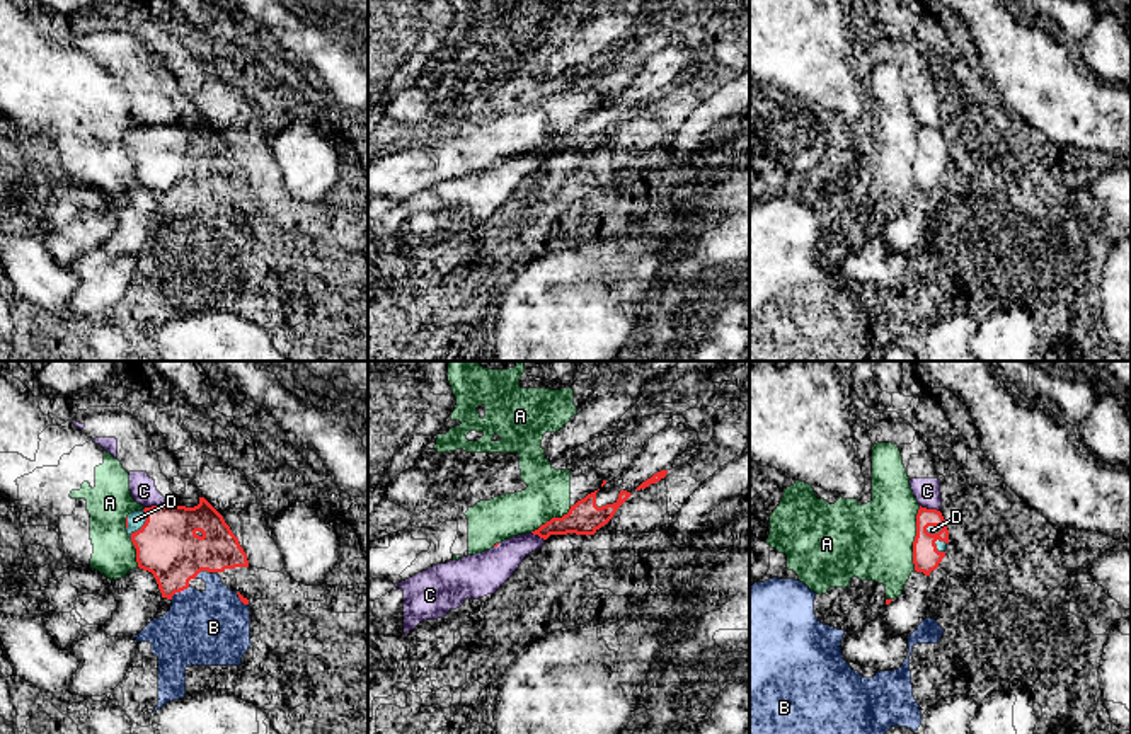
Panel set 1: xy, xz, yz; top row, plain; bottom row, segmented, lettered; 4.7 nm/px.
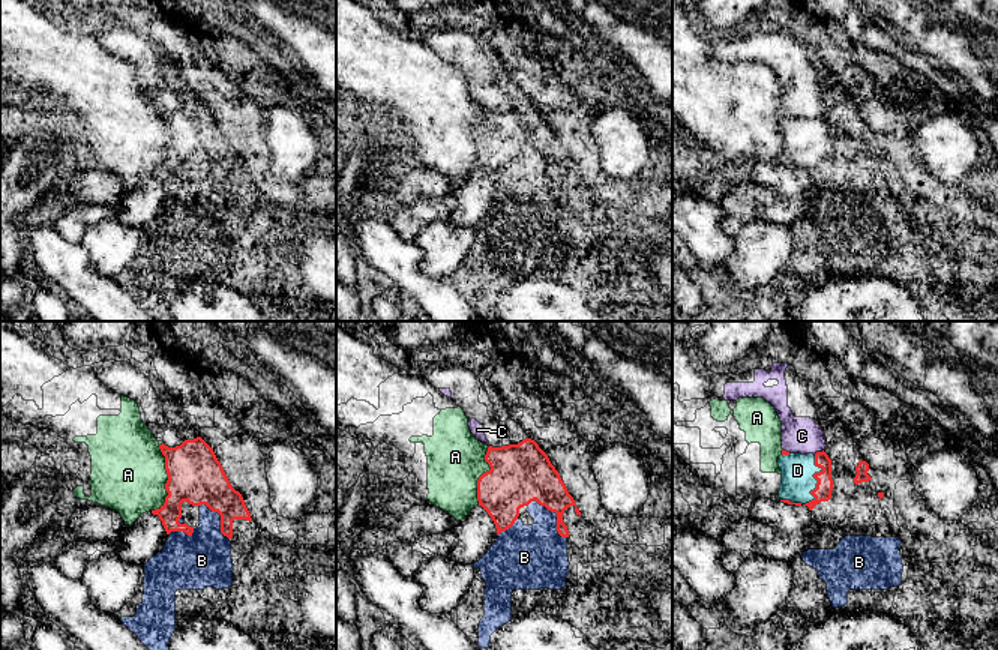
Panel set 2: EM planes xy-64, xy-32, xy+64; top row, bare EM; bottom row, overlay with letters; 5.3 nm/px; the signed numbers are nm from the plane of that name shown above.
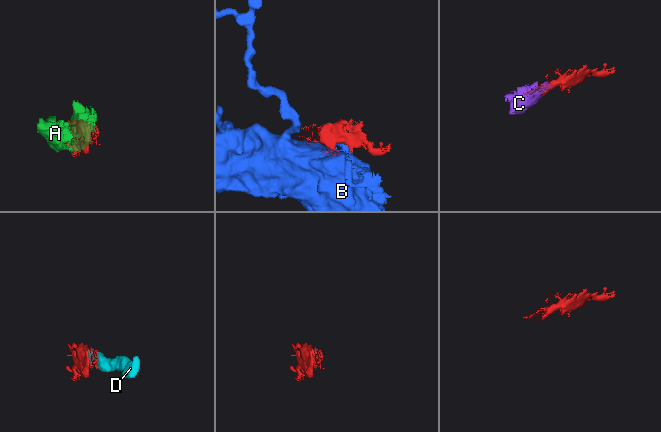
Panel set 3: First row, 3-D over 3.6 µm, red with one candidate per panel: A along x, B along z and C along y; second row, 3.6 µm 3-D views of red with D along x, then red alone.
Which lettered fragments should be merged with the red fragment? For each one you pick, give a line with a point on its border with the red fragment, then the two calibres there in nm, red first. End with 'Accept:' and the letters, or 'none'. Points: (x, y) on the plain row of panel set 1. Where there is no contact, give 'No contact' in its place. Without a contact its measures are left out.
D: Touches red at xy (145, 142). Thickness 300 nm (red) against 80 nm
Accept: D

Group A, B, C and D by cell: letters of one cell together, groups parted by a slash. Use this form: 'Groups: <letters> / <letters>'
Groups: A / B / C / D

